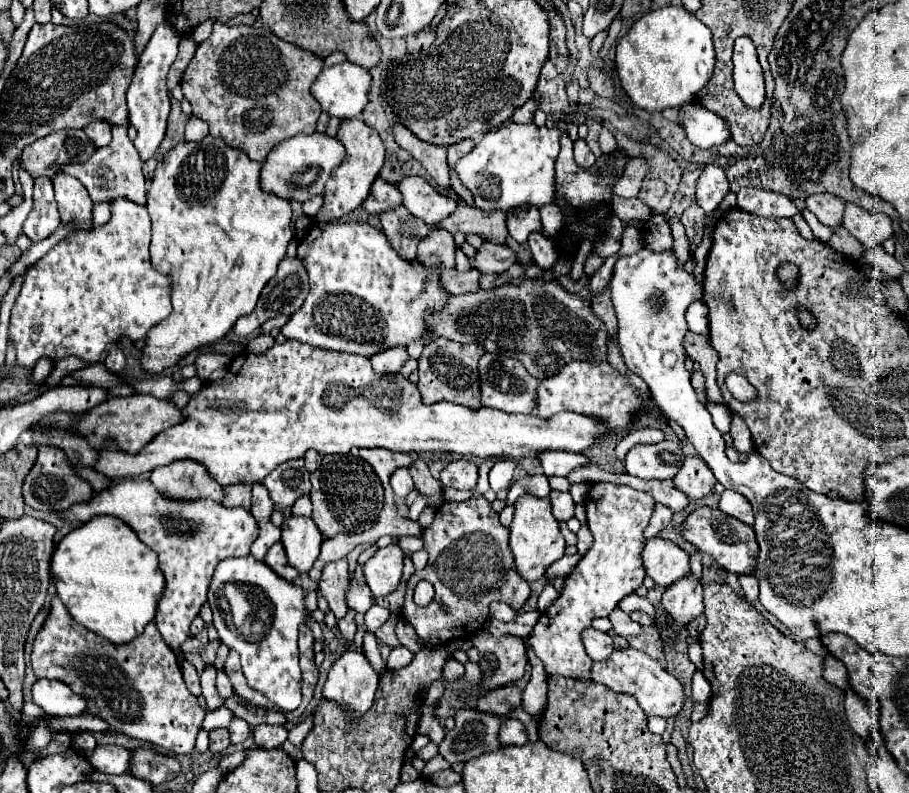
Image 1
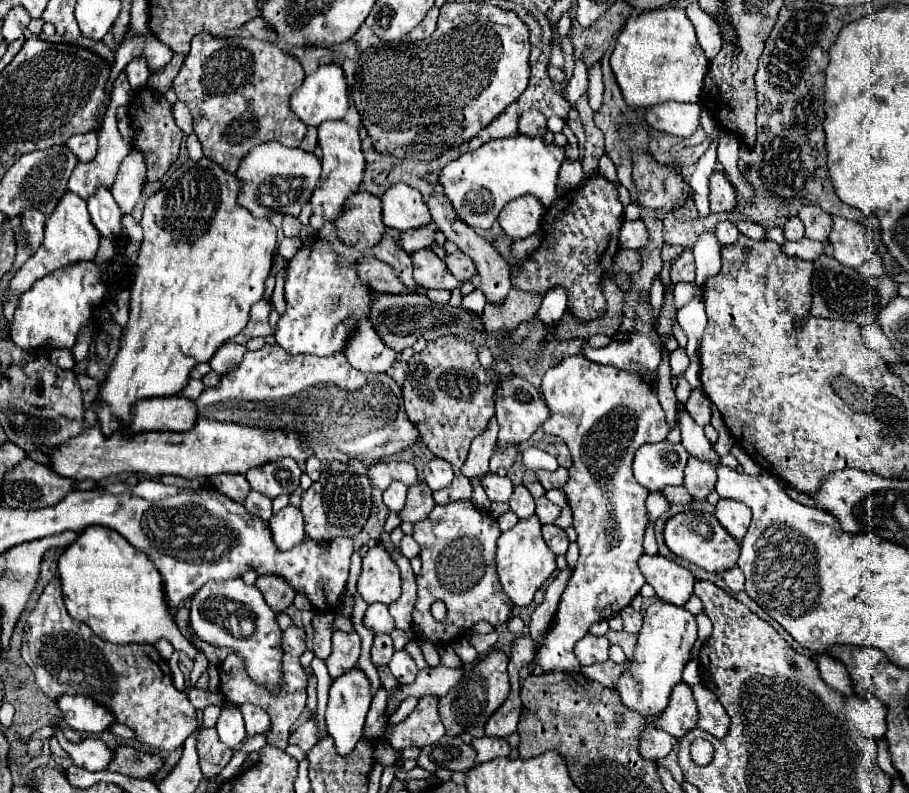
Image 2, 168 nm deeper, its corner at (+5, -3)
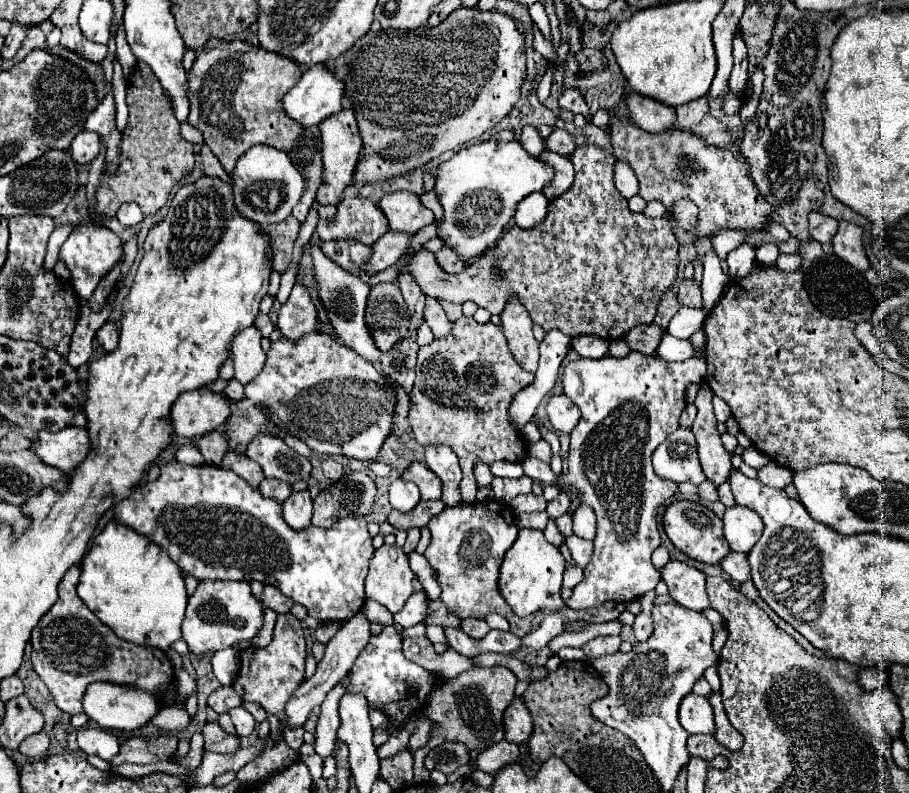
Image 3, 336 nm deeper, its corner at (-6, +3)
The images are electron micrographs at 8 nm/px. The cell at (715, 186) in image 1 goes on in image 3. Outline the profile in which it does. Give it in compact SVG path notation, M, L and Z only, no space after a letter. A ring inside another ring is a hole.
M611 118L611 140L615 148L617 160L627 162L633 172L637 174L639 180L639 196L645 202L651 200L661 200L665 204L665 216L669 216L669 208L681 198L693 200L699 208L699 218L697 218L697 228L693 232L677 232L679 242L695 242L697 236L715 236L719 230L725 228L741 228L741 230L759 230L765 226L767 216L773 214L773 208L759 198L759 190L753 184L753 180L747 176L747 168L743 166L743 160L737 158L739 150L725 150L725 148L715 148L707 146L699 136L683 130L667 130L663 134L649 134L641 128L637 128L631 122L621 122Z

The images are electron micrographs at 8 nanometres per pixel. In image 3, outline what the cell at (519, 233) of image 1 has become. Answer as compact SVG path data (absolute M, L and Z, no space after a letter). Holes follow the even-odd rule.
M533 192L517 206L515 223L521 228L533 228L545 218L547 208L549 208L549 198L543 192Z

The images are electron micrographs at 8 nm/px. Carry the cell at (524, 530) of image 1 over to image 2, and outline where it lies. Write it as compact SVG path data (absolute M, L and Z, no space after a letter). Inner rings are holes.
M536 516L518 520L518 524L502 532L498 538L498 552L496 552L496 572L502 584L504 594L510 598L514 606L528 606L534 598L534 592L550 578L550 574L556 570L556 554L546 546L542 534L540 534L540 522Z

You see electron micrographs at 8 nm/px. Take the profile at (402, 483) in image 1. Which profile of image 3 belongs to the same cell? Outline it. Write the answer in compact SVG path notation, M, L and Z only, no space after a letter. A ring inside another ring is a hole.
M395 480L389 486L389 502L395 510L399 512L409 512L417 506L419 502L419 490L413 482L405 482L405 480Z

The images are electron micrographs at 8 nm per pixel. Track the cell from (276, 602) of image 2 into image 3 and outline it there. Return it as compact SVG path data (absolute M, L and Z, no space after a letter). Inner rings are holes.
M265 586L265 590L263 590L263 596L261 596L261 600L263 600L263 606L265 608L271 608L271 610L275 610L275 612L289 612L291 608L293 608L293 600L289 600L287 596L283 596L281 592L279 592L279 588L273 588L273 586Z

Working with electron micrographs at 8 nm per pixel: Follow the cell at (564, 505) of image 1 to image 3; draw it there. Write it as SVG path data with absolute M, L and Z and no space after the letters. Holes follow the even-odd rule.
M559 494L555 500L551 500L549 504L547 504L547 514L549 514L549 518L559 518L559 516L563 516L565 512L569 510L569 496L567 494Z

